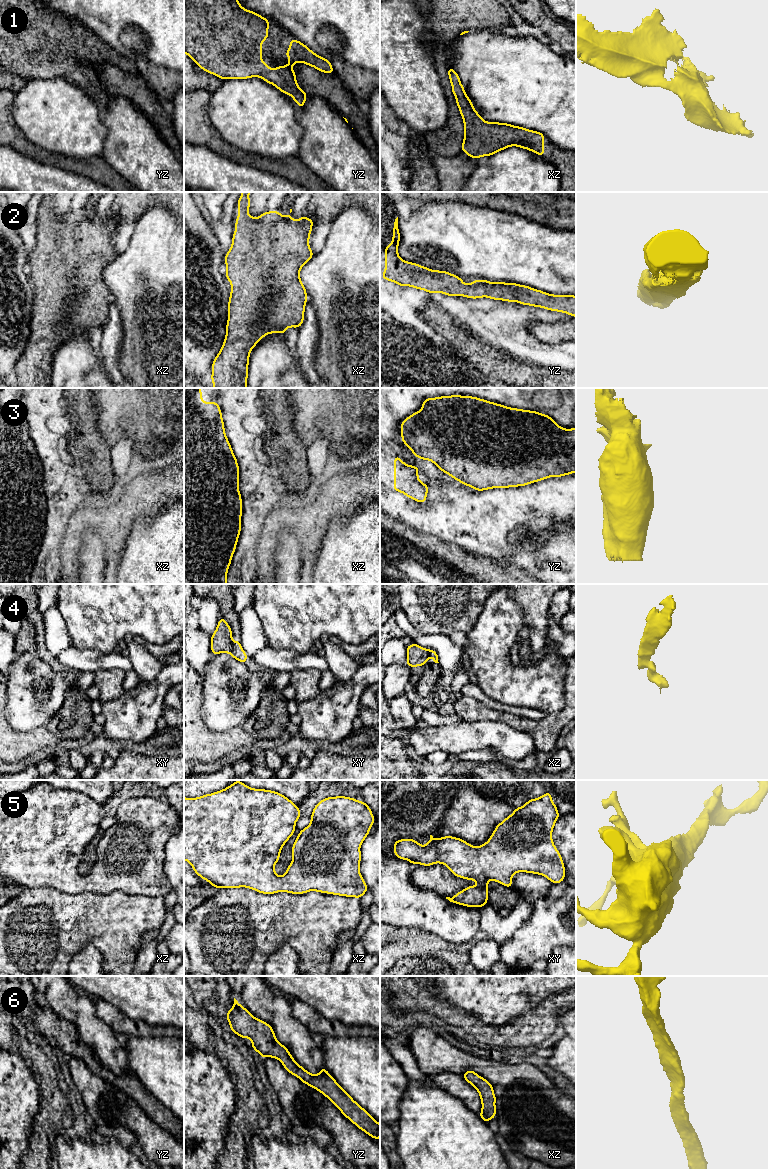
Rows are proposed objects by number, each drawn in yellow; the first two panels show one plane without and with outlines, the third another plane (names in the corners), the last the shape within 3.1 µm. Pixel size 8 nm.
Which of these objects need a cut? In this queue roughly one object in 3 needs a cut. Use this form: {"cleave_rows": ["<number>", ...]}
{"cleave_rows": ["4"]}

